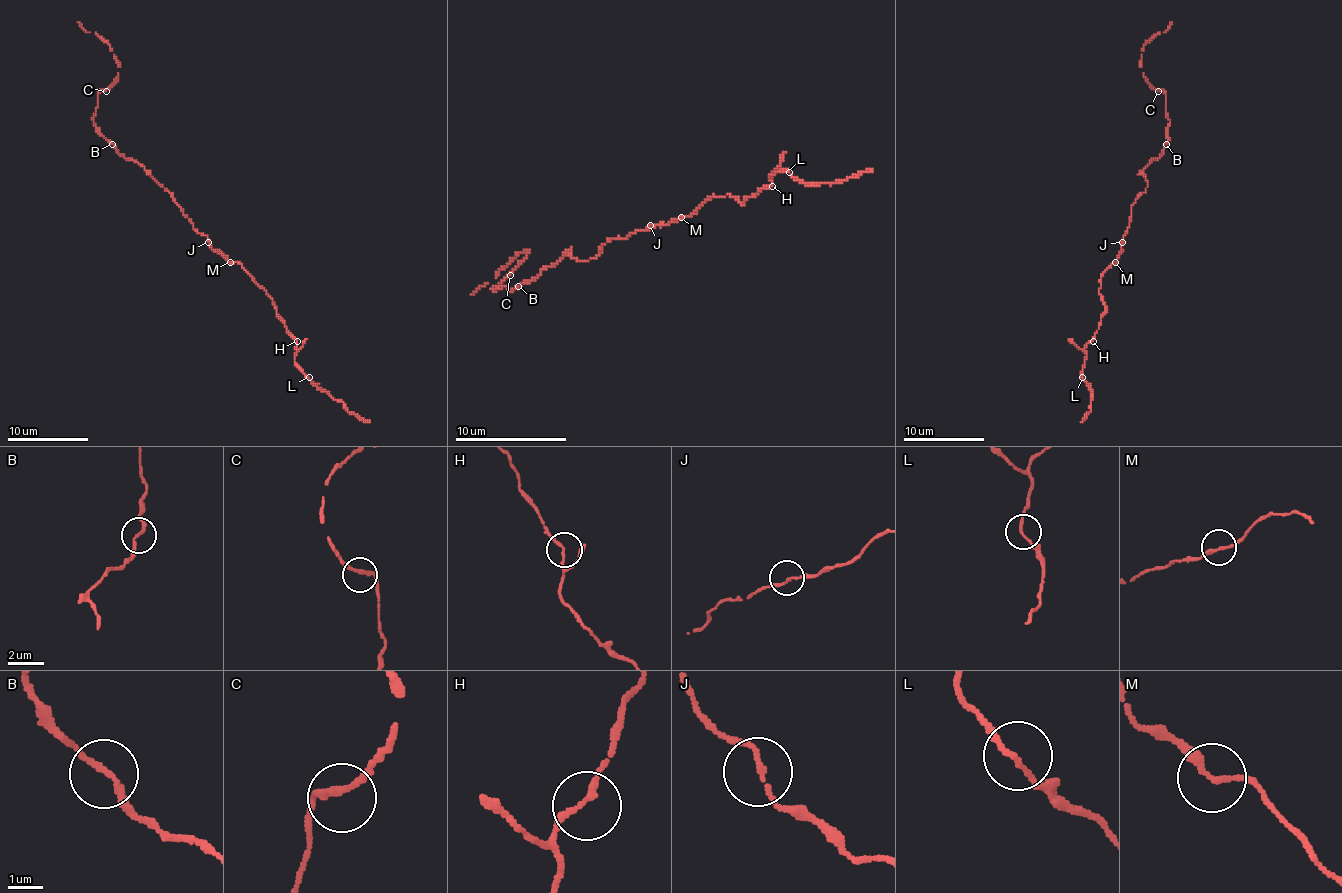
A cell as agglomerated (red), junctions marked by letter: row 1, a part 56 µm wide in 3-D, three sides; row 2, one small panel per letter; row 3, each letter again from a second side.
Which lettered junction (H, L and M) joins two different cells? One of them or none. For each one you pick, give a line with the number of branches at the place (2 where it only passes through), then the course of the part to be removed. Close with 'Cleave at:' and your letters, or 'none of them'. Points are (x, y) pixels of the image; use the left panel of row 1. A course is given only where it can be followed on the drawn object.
Cleave at: none of them

